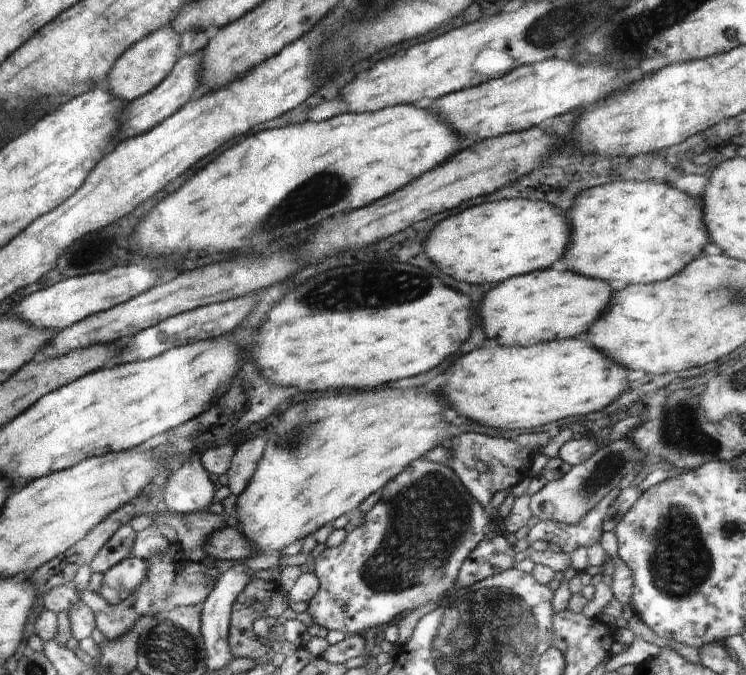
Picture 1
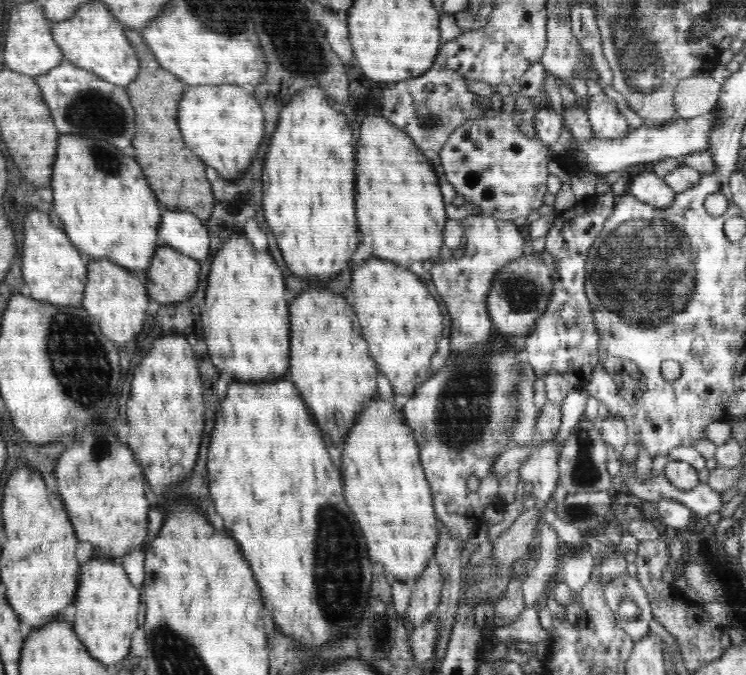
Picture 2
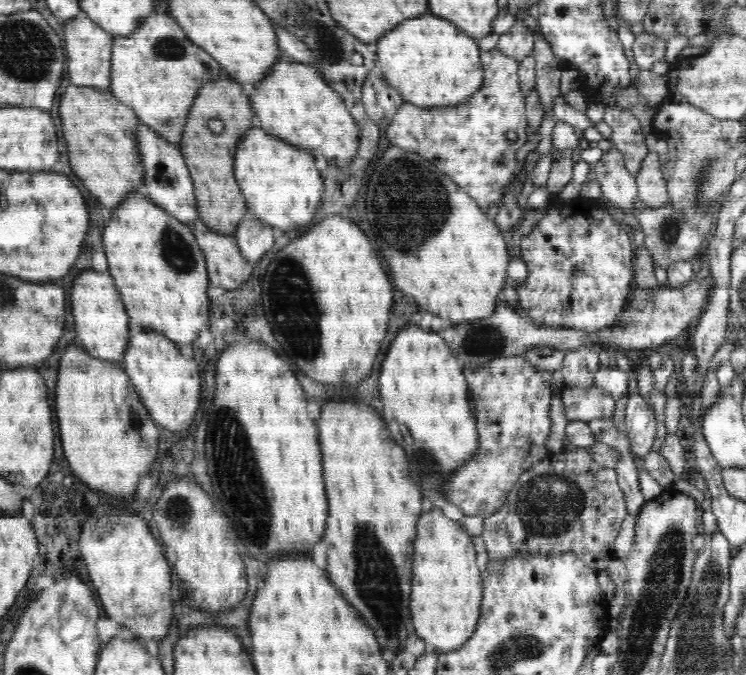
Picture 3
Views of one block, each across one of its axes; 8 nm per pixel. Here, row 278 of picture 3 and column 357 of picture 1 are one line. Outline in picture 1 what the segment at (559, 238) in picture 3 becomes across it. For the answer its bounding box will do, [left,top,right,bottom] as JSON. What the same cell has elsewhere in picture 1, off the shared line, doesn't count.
[307,458,493,635]

